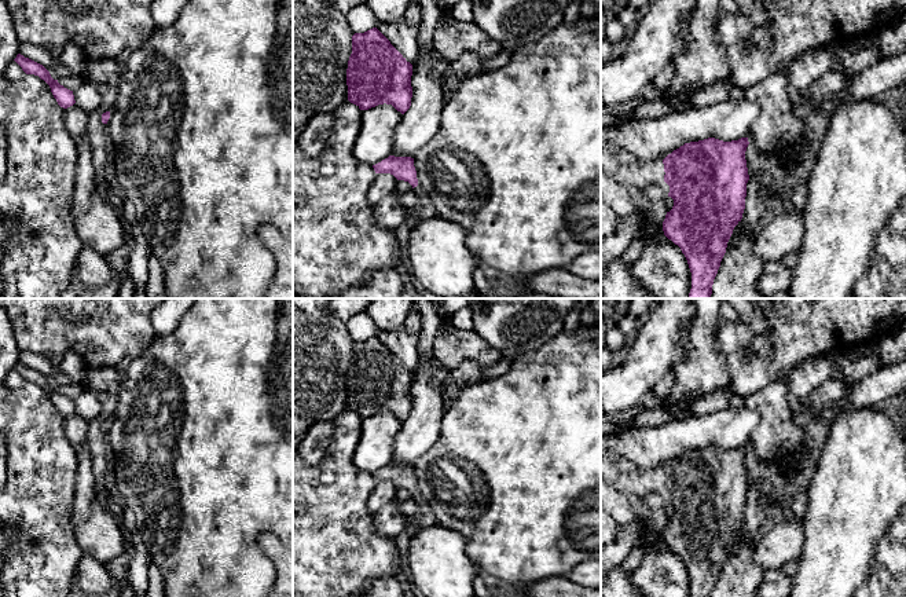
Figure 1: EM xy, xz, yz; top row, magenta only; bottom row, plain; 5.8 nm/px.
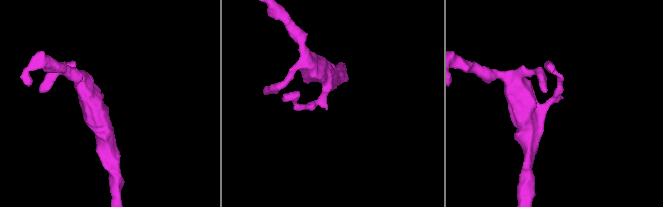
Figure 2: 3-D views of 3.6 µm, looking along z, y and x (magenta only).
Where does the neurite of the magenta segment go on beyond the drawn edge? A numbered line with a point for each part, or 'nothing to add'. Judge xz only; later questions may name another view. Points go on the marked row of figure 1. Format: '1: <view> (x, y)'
1: xz (428, 211)

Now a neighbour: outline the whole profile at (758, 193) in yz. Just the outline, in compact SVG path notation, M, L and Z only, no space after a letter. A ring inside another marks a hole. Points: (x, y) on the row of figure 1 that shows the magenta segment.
M753 175L747 183L745 209L741 219L741 228L745 234L755 237L760 226L760 217L767 208L774 184L767 184L760 175Z

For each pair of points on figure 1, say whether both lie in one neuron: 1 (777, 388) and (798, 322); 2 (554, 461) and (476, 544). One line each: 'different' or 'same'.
1: different
2: same

